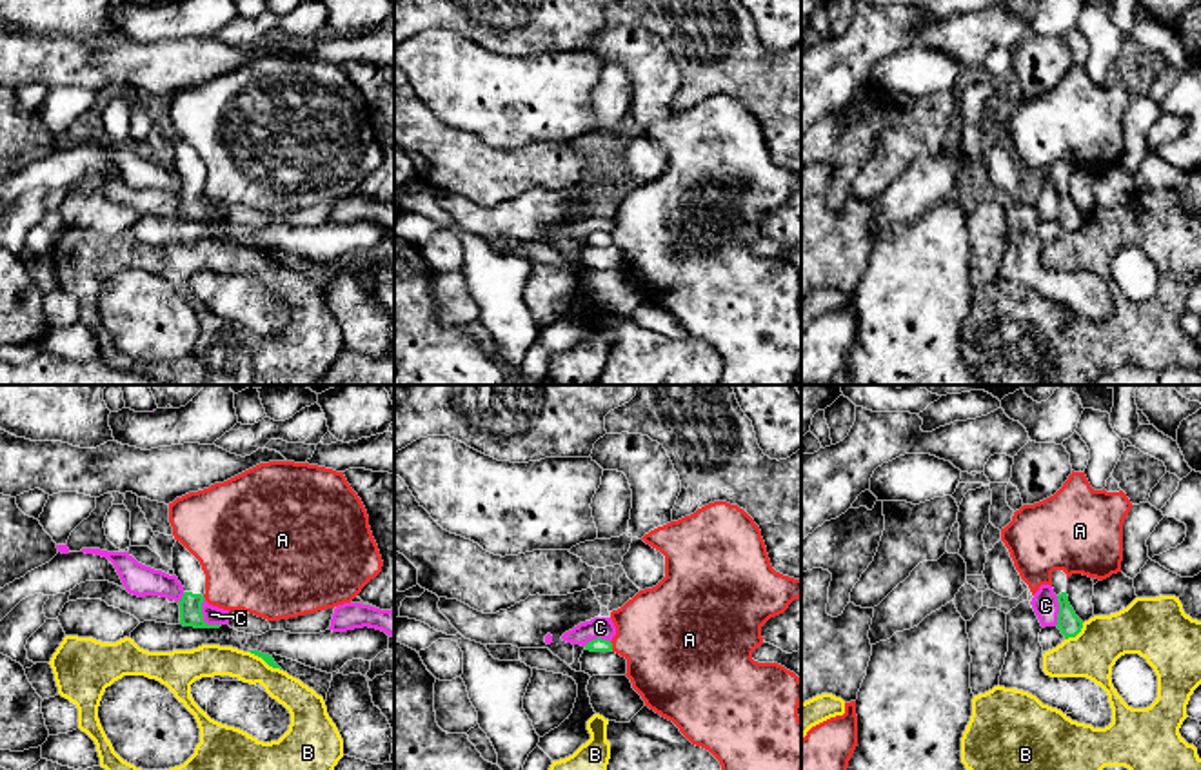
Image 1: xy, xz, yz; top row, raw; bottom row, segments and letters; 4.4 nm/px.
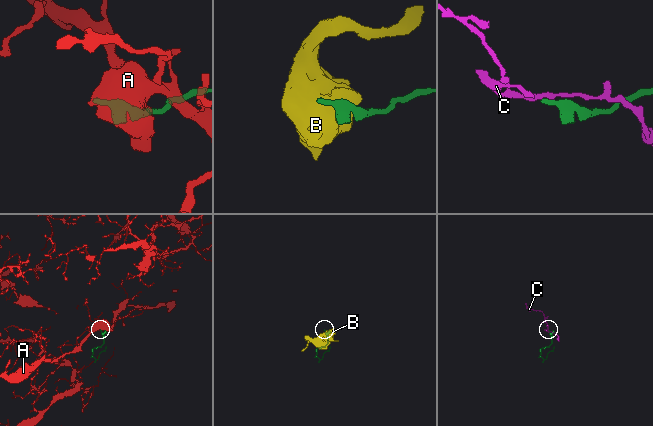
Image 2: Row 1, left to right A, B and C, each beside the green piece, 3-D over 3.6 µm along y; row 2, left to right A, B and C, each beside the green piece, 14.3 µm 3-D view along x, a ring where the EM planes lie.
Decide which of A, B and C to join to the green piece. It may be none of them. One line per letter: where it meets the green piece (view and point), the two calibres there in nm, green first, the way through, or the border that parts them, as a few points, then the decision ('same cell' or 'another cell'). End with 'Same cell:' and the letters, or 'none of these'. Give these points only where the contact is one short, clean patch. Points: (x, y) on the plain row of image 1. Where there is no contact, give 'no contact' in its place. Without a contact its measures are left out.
A: xz (611, 238) | 60/420 nm | another cell
B: yz (1076, 227) | 100/220 nm | another cell
C: xy (202, 211) | 100/80 nm | along xy (204, 191), (202, 211), (208, 217), (220, 218) | another cell
Same cell: none of these

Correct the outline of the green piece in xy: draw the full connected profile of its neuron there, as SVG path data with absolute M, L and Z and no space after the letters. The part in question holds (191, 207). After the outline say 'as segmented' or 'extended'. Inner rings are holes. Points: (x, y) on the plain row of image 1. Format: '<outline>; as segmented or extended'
M180 136L173 140L173 163L184 180L180 198L180 218L194 222L220 222L222 218L207 218L202 207L205 187L205 167L200 154Z; extended

